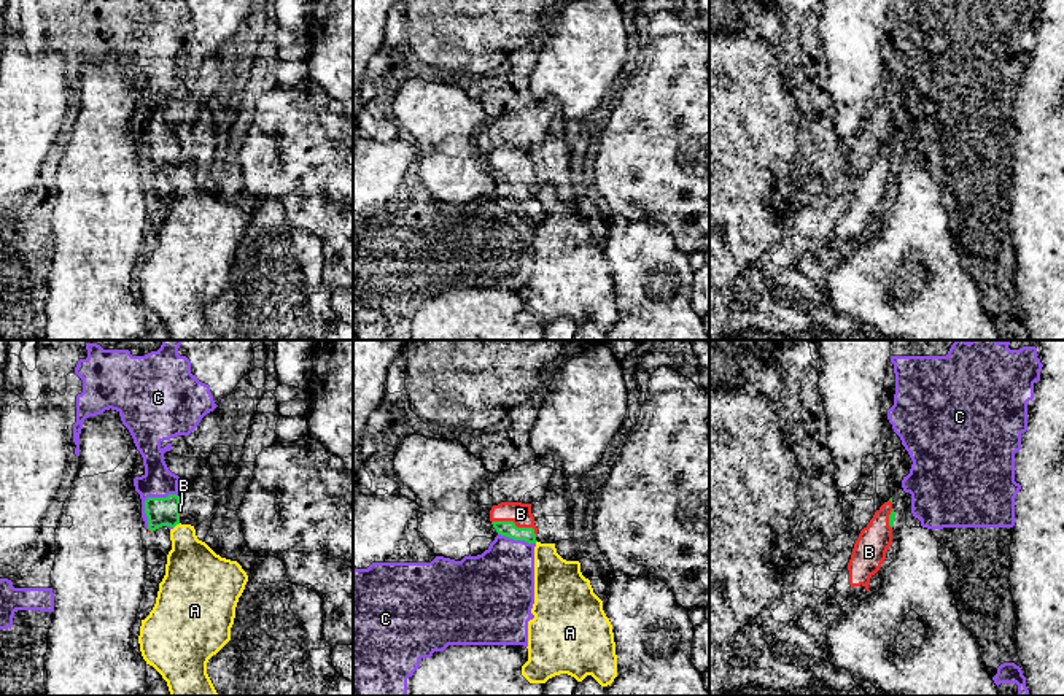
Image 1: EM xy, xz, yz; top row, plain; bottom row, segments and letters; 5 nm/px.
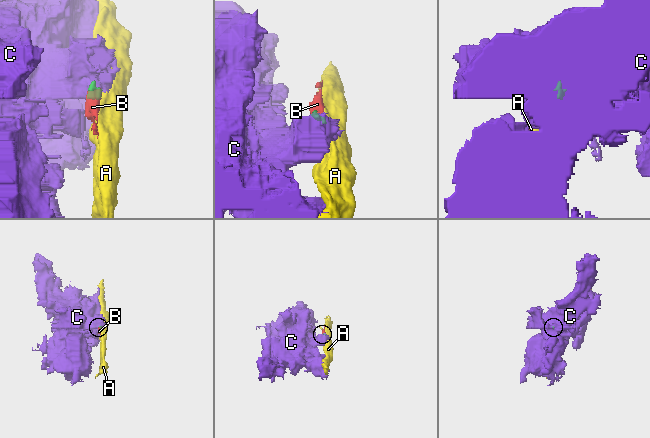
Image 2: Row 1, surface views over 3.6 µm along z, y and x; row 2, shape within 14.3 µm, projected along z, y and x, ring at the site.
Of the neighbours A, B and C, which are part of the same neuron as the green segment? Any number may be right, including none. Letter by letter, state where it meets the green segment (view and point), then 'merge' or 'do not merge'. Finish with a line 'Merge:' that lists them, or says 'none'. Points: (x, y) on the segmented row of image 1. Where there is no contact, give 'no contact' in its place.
A: xy (177, 523) | do not merge
B: xz (514, 525) | merge
C: xy (147, 499) | do not merge
Merge: B

